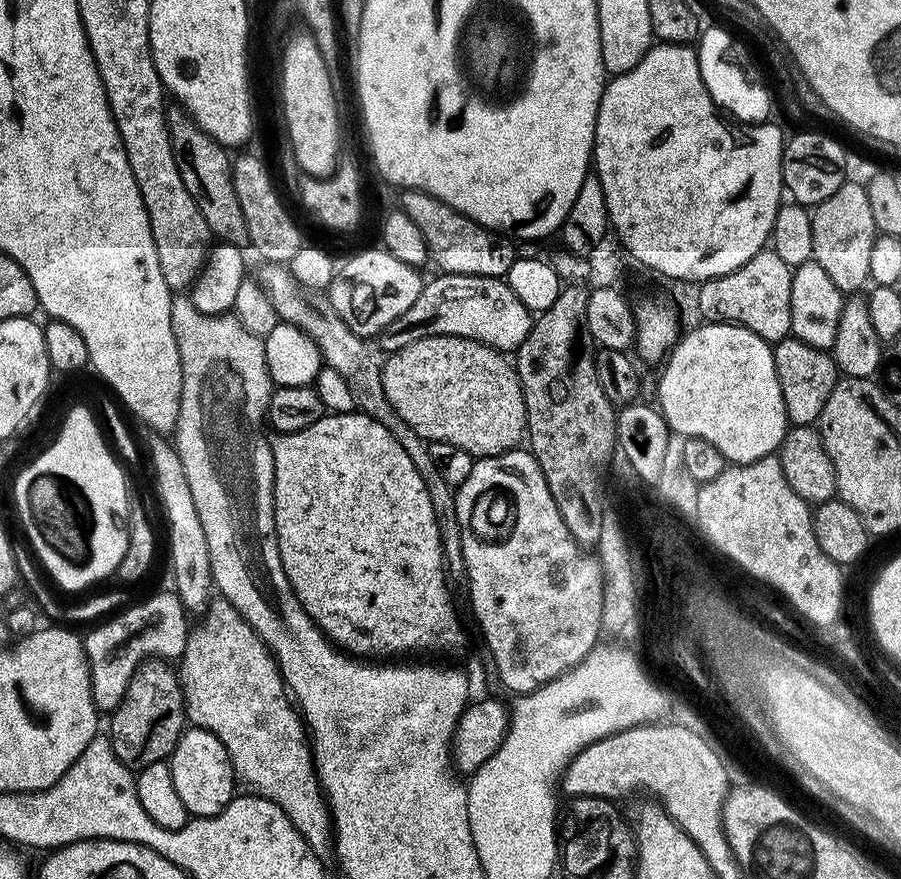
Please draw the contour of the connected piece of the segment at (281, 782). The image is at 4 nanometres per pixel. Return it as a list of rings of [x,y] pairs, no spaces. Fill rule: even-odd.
[[[220,602],[207,613],[201,628],[193,627],[184,647],[178,677],[183,688],[186,720],[189,725],[213,732],[224,744],[232,760],[232,775],[250,796],[261,796],[274,802],[290,818],[290,822],[310,842],[329,835],[330,813],[320,781],[316,778],[316,765],[312,759],[312,745],[308,729],[293,701],[286,695],[280,667],[276,665],[267,644],[260,635],[244,623],[240,613],[227,602]]]

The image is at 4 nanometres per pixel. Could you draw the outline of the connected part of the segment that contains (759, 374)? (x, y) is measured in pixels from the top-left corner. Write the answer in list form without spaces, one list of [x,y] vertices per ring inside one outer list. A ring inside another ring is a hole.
[[[704,322],[699,326],[701,328],[692,328],[689,332],[687,329],[663,361],[659,412],[677,437],[701,436],[710,442],[710,446],[718,446],[725,461],[732,464],[749,464],[763,456],[773,455],[790,427],[782,386],[778,386],[773,345],[736,324]]]

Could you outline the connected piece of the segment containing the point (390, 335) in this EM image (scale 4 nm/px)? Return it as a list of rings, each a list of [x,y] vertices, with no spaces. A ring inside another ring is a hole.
[[[448,273],[436,276],[425,283],[422,294],[406,313],[400,314],[376,338],[383,353],[396,352],[416,340],[436,335],[465,337],[501,352],[514,352],[523,344],[532,328],[534,316],[503,277]]]

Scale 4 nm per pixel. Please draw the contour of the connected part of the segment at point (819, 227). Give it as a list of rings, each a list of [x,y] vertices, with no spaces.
[[[845,182],[826,198],[826,202],[815,205],[812,217],[812,233],[814,234],[814,250],[812,259],[830,274],[834,286],[845,294],[856,294],[860,287],[870,280],[870,249],[878,235],[874,226],[874,218],[870,214],[870,198],[868,189],[863,183]]]

